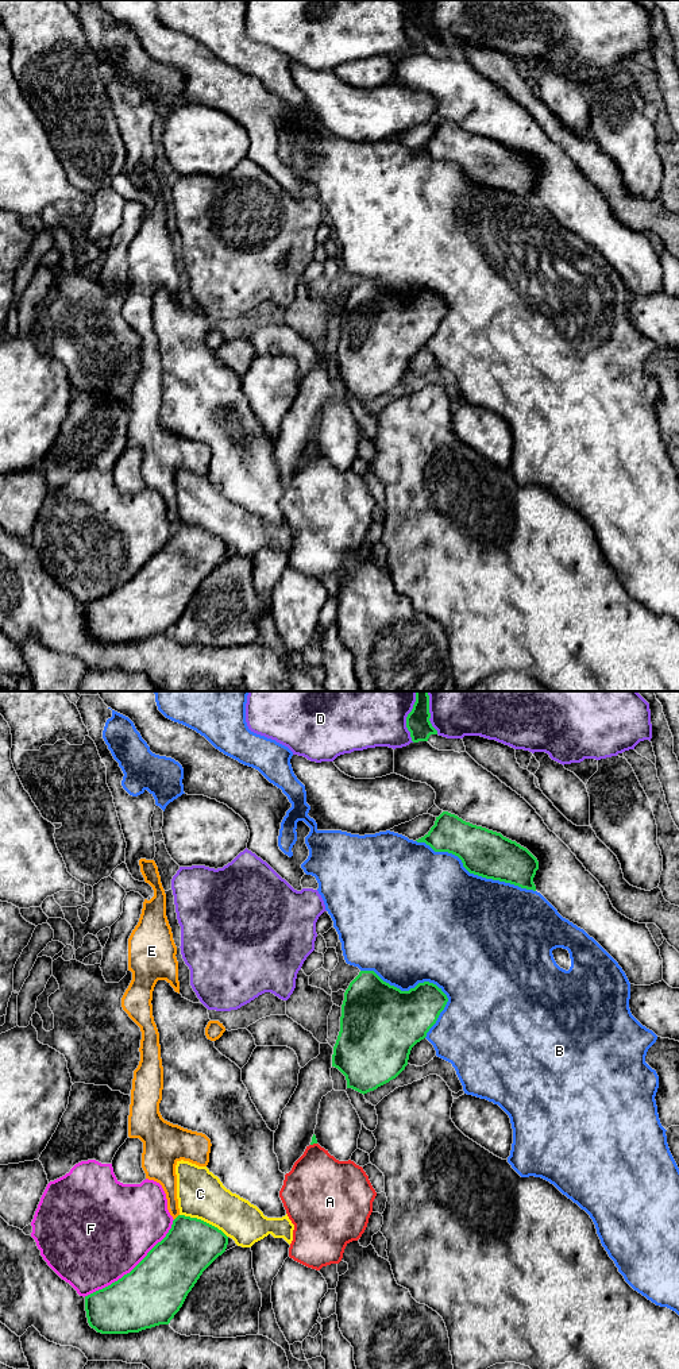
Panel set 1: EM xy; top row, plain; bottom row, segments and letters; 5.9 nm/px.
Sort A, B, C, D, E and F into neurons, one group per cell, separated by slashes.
A / B / C / D / E / F

